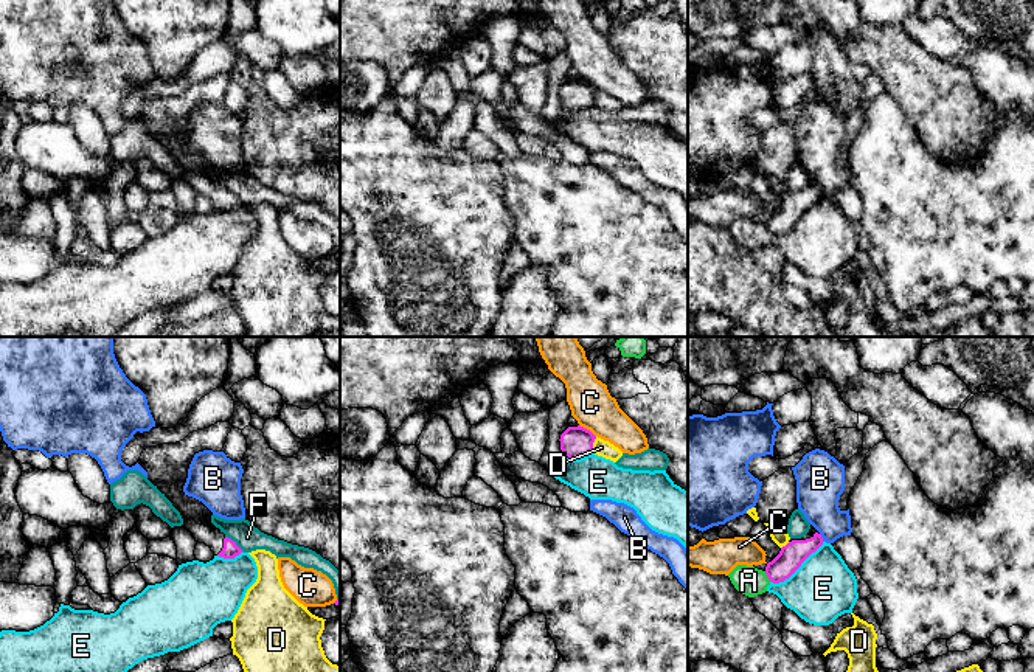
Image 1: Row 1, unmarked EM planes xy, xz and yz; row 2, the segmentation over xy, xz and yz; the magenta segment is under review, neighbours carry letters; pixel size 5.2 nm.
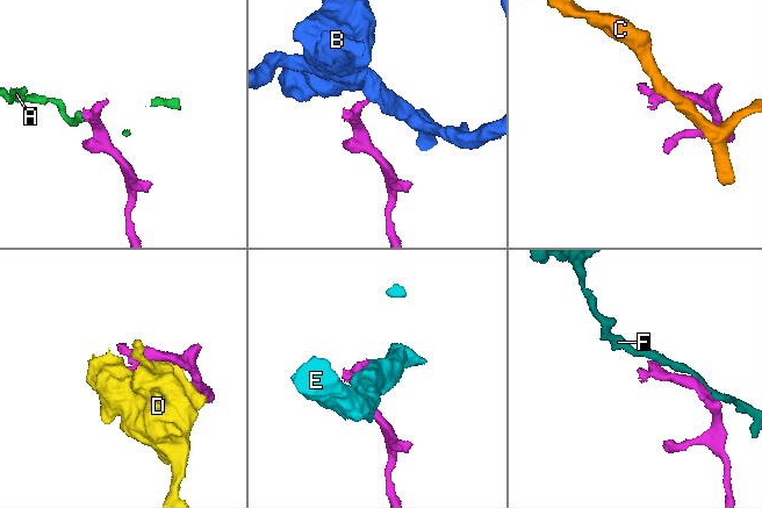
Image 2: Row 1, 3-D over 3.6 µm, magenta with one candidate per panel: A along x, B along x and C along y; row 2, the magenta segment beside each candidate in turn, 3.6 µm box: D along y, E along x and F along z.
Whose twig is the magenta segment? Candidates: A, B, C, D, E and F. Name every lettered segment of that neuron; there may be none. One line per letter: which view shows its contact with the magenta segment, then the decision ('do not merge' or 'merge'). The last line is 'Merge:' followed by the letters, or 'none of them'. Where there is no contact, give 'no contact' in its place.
A: contact in yz; do not merge
B: contact in yz; do not merge
C: contact in xz; do not merge
D: contact in xz; do not merge
E: contact in yz; do not merge
F: contact in xy; do not merge
Merge: none of them

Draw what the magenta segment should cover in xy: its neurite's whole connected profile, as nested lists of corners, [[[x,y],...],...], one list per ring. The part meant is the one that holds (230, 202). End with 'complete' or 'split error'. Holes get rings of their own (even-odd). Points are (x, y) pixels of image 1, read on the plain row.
[[[217,74],[189,85],[180,95],[147,99],[138,113],[147,124],[147,132],[180,165],[182,178],[193,186],[196,194],[205,196],[214,208],[224,211],[234,211],[244,203],[211,175],[213,165],[202,154],[188,149],[183,138],[194,107],[203,102],[222,104],[231,81],[230,74]]]; split error

